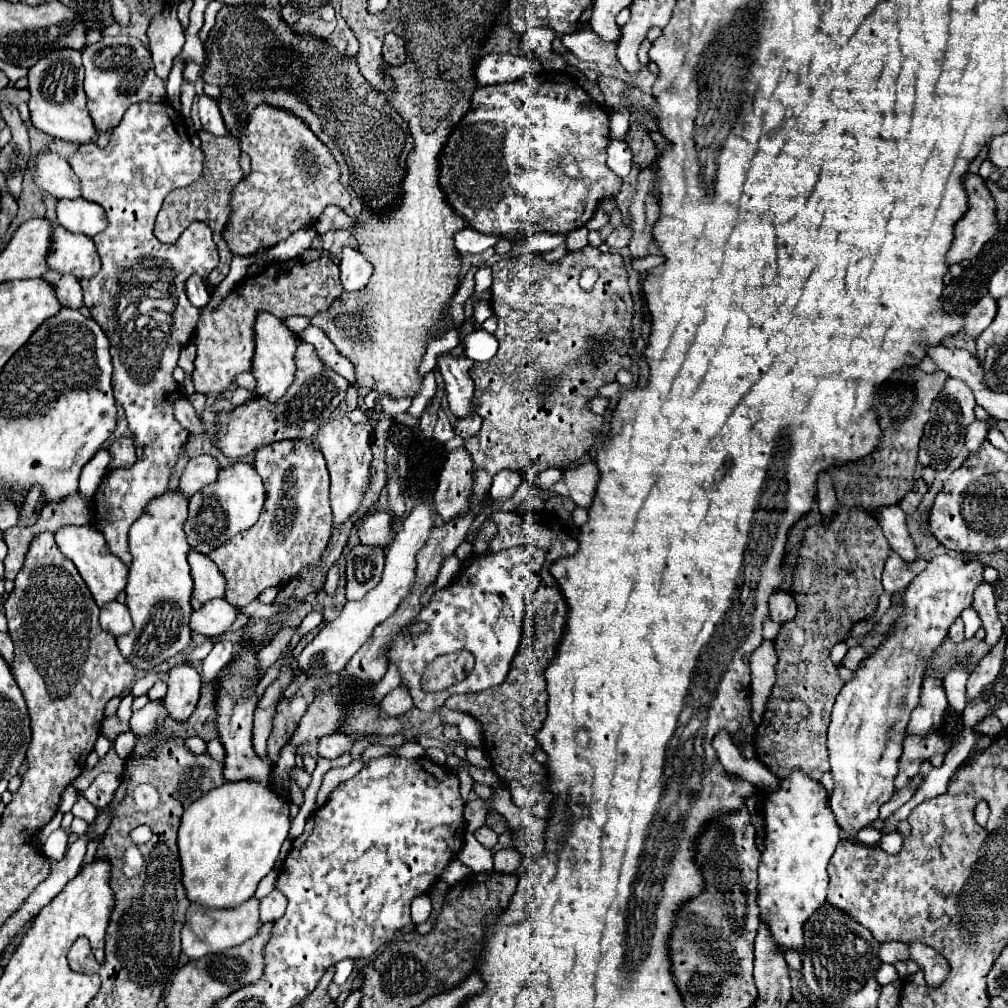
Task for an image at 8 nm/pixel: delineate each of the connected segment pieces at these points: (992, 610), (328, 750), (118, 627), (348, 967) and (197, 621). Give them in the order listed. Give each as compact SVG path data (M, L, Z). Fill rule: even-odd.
M980 584L974 592L974 602L972 602L974 610L978 612L980 620L982 620L982 626L986 630L986 638L984 642L992 648L998 638L1002 636L1002 622L998 618L998 612L996 612L996 596L994 596L994 588L990 584Z
M340 732L328 734L328 736L324 736L324 738L318 740L318 754L320 754L322 758L334 760L334 758L338 758L342 752L352 750L354 742L356 742L356 740L350 740L348 736L344 736L344 734L340 734Z
M108 602L100 608L100 626L108 632L112 632L114 636L122 636L126 632L130 632L132 628L132 620L130 620L130 612L124 604L120 602Z
M346 958L335 965L336 972L333 977L333 982L341 985L346 982L350 977L354 969L354 960L351 958Z
M214 598L204 602L202 608L192 610L190 628L202 636L218 636L232 626L238 614L240 612L234 610L234 606L224 598Z

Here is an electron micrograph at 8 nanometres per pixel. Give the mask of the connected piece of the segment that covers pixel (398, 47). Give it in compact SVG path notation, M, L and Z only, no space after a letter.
M386 34L384 36L384 46L382 46L382 56L392 58L392 66L400 66L406 62L406 50L404 50L404 40L398 38L396 34Z

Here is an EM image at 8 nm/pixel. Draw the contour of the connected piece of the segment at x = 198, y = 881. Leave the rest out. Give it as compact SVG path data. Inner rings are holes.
M258 780L226 782L220 788L200 796L182 816L178 830L178 848L182 862L182 884L190 902L206 908L234 908L246 902L258 888L258 882L274 868L282 842L290 828L290 800L278 794L270 784Z

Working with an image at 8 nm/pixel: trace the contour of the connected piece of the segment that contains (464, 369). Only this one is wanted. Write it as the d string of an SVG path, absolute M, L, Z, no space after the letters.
M440 354L436 360L436 370L442 374L446 392L448 392L448 402L450 410L458 418L466 418L472 412L470 408L470 396L472 396L472 382L468 376L472 360L464 356L452 356L452 354Z

